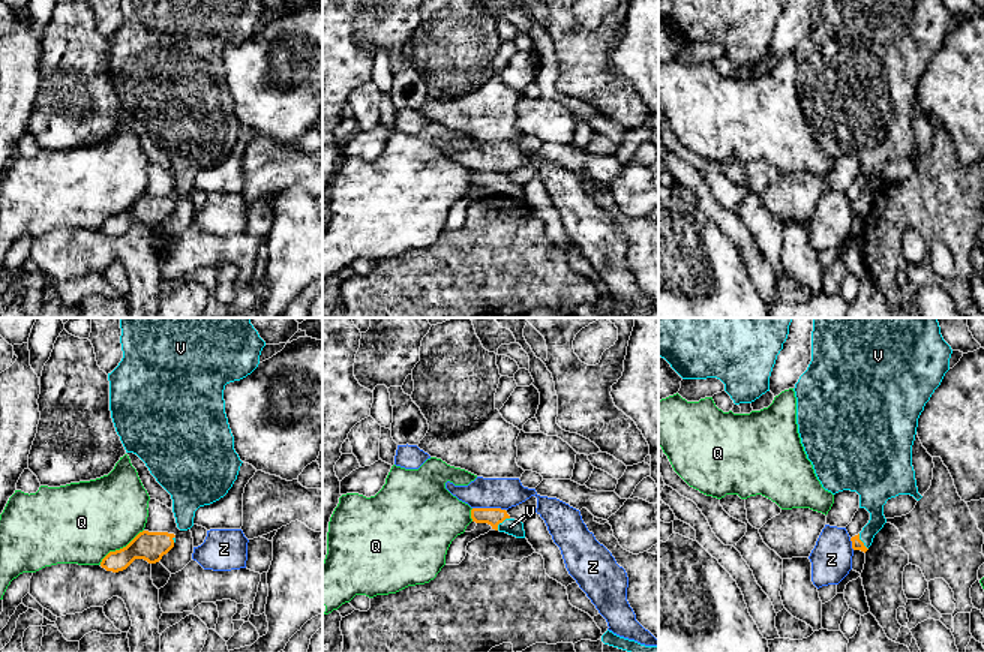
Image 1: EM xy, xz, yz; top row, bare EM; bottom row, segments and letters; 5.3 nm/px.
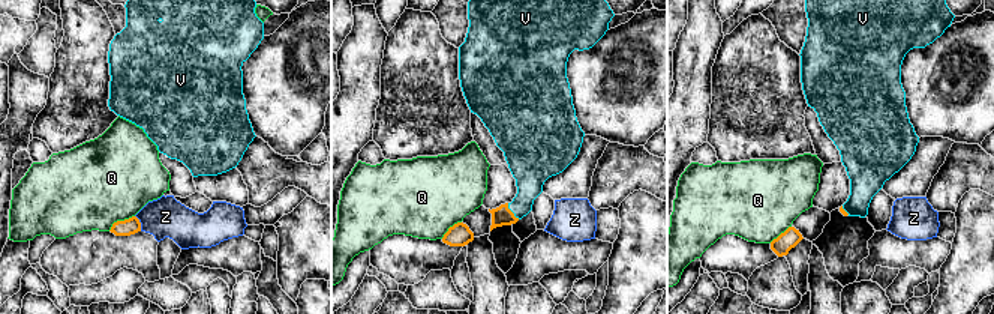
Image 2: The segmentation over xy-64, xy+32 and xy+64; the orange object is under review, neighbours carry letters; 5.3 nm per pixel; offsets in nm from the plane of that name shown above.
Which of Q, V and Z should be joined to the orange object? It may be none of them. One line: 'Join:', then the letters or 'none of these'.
Join: V

